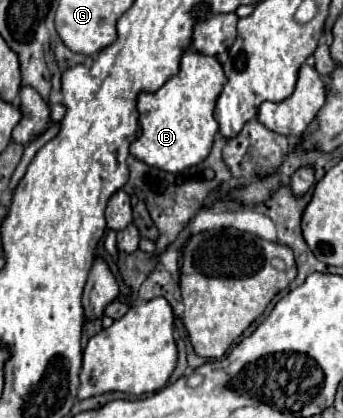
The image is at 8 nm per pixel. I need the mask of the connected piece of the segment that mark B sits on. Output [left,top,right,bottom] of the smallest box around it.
[130,48,226,172]

